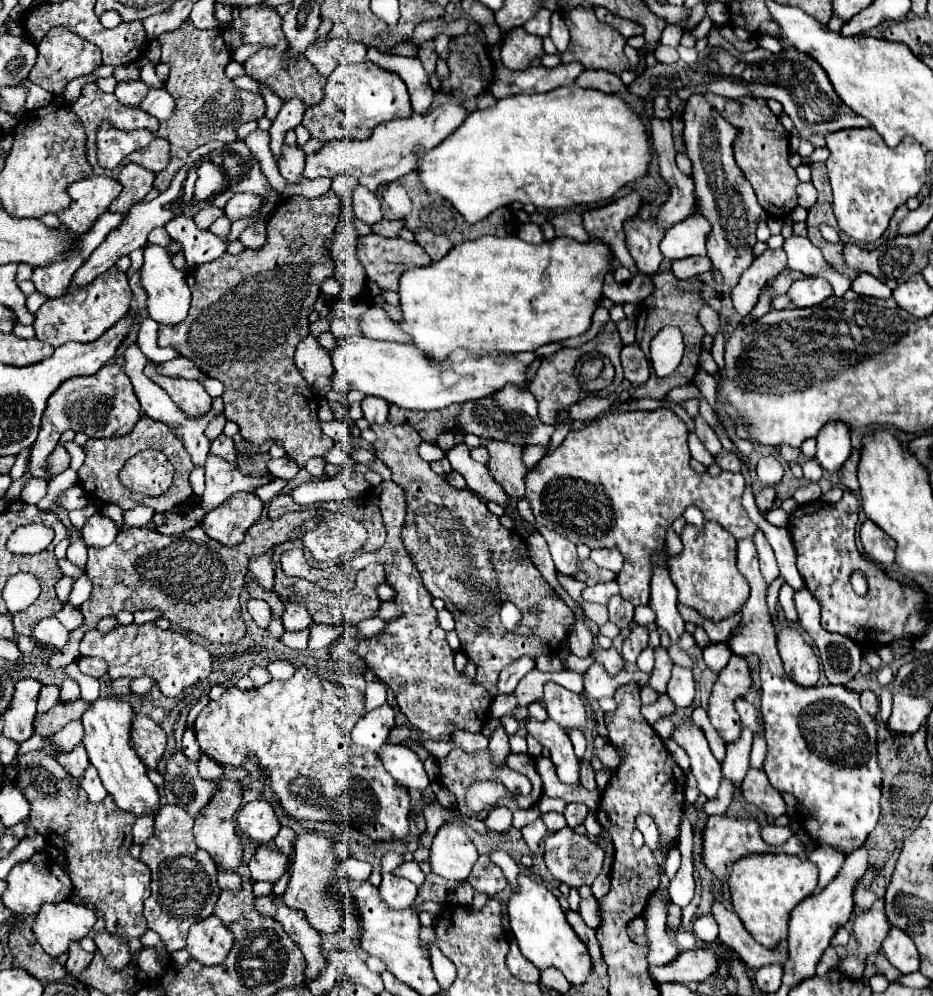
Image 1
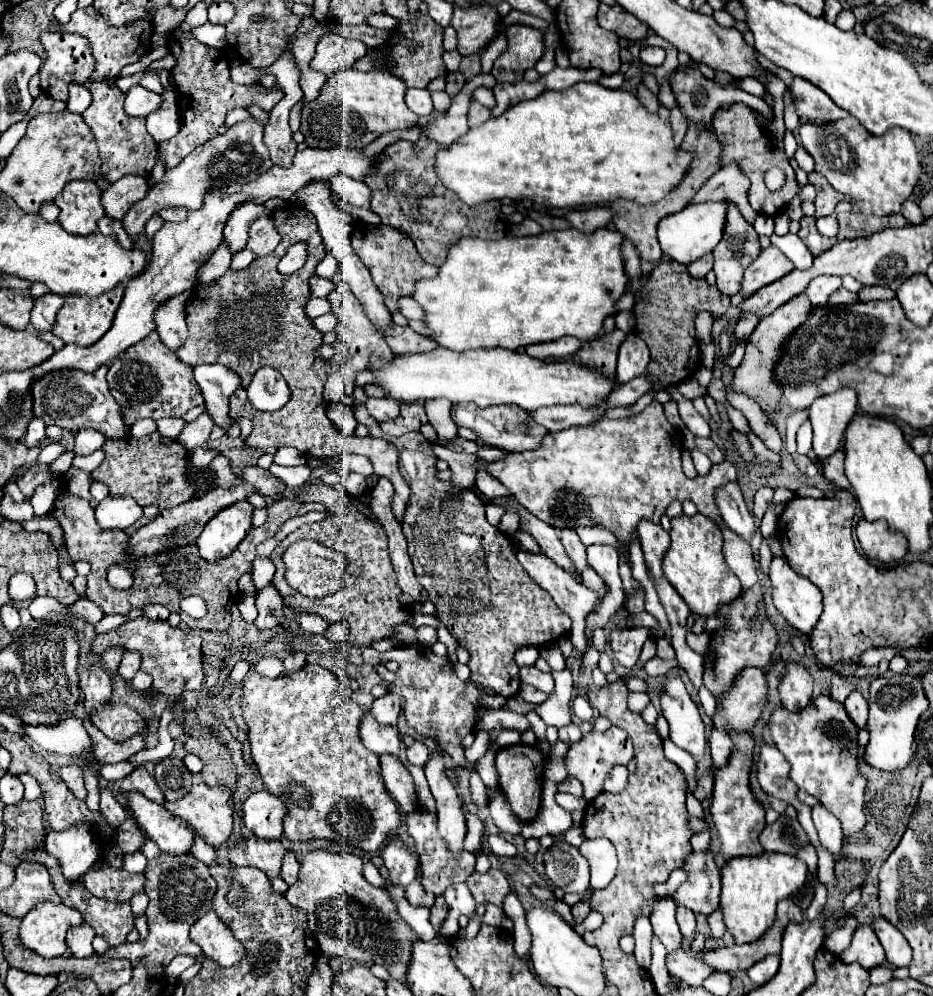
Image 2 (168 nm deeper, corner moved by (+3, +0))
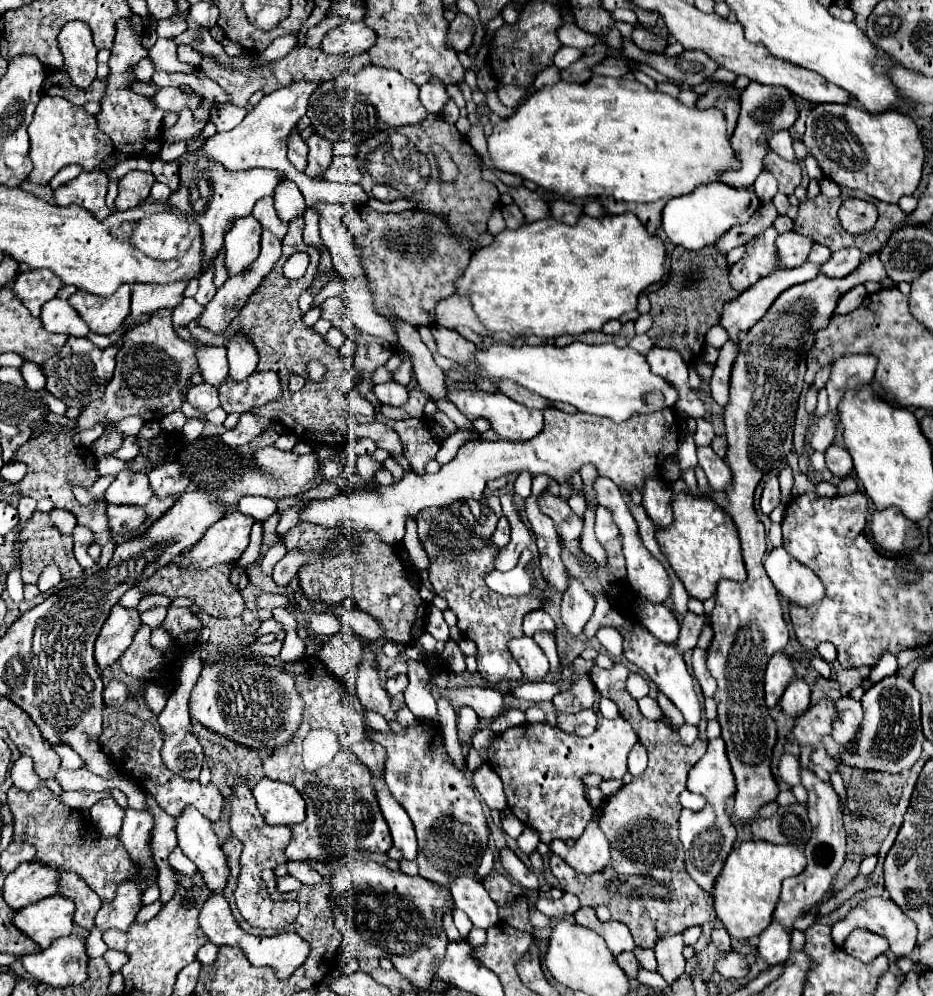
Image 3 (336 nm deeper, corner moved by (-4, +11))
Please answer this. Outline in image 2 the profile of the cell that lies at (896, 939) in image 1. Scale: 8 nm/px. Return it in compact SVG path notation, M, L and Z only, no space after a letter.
M883 917L873 921L873 929L887 953L887 961L895 967L909 967L911 947L909 947L909 943L905 943L905 937Z

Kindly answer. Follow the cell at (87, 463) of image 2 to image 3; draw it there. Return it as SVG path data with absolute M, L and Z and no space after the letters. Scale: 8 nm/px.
M126 436L122 448L118 452L114 452L114 456L122 458L122 460L132 460L138 454L140 454L140 448L136 448L136 436Z

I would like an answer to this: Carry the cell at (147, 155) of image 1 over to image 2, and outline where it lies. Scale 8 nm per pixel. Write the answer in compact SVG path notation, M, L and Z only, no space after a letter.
M91 83L89 87L93 95L93 103L83 113L85 123L91 127L97 147L101 153L101 175L107 183L121 179L127 173L147 177L157 161L157 143L145 129L145 119L133 119L123 111L125 93L117 87L109 87L105 83Z

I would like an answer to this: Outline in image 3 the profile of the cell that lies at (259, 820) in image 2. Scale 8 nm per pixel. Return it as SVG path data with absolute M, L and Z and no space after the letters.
M262 778L254 788L252 794L258 802L258 810L268 820L268 824L278 826L292 826L306 818L306 804L300 792L286 782Z

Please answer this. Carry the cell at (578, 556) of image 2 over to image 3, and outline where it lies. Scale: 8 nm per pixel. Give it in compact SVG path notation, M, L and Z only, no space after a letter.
M546 490L538 496L538 504L540 504L540 510L546 512L546 516L550 516L552 520L566 520L572 512L570 506L566 504L566 500L562 500L558 496L552 496Z

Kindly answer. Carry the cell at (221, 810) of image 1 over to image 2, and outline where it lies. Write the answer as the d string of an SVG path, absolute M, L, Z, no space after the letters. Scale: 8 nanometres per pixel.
M201 773L195 775L193 787L185 799L179 799L175 803L165 803L165 809L169 809L173 815L179 815L181 819L187 819L199 835L213 847L221 847L229 841L231 837L231 827L233 827L233 809L229 805L233 791L227 785L217 785L217 787L207 787Z

